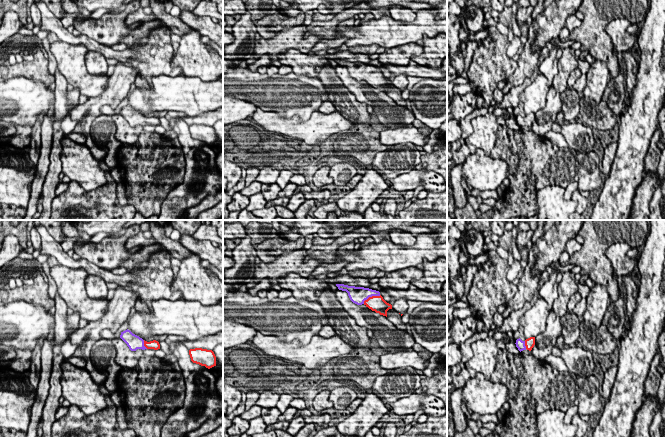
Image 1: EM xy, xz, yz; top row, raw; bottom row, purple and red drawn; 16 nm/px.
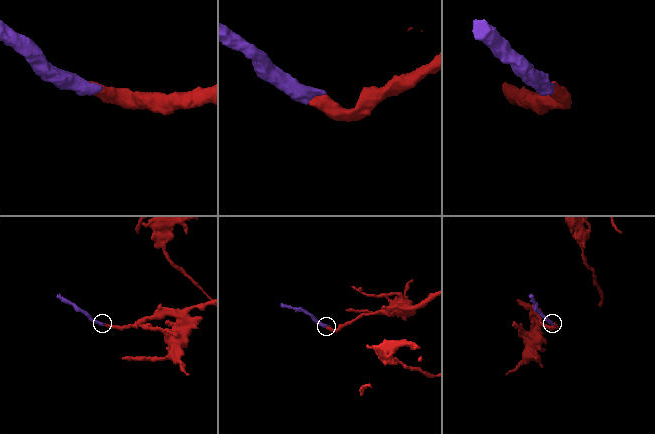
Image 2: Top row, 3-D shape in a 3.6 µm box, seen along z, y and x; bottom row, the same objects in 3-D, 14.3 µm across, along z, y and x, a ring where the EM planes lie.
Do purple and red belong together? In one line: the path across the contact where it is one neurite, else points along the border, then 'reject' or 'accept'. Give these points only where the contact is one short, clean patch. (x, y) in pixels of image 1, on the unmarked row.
runs through xz (357, 71), (371, 72), (376, 79); accept

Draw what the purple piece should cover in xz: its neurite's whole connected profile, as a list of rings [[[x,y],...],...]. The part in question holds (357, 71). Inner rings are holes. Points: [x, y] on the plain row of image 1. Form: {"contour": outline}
{"contour": [[[336,60],[336,62],[339,66],[346,67],[353,79],[357,81],[364,80],[366,83],[380,91],[387,93],[387,87],[392,85],[392,81],[383,75],[379,67],[344,60]]]}

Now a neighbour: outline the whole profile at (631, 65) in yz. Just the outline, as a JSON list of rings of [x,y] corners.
[[[623,51],[622,58],[625,60],[626,64],[626,71],[627,71],[626,85],[629,97],[631,99],[633,89],[636,85],[638,64],[630,51]]]

